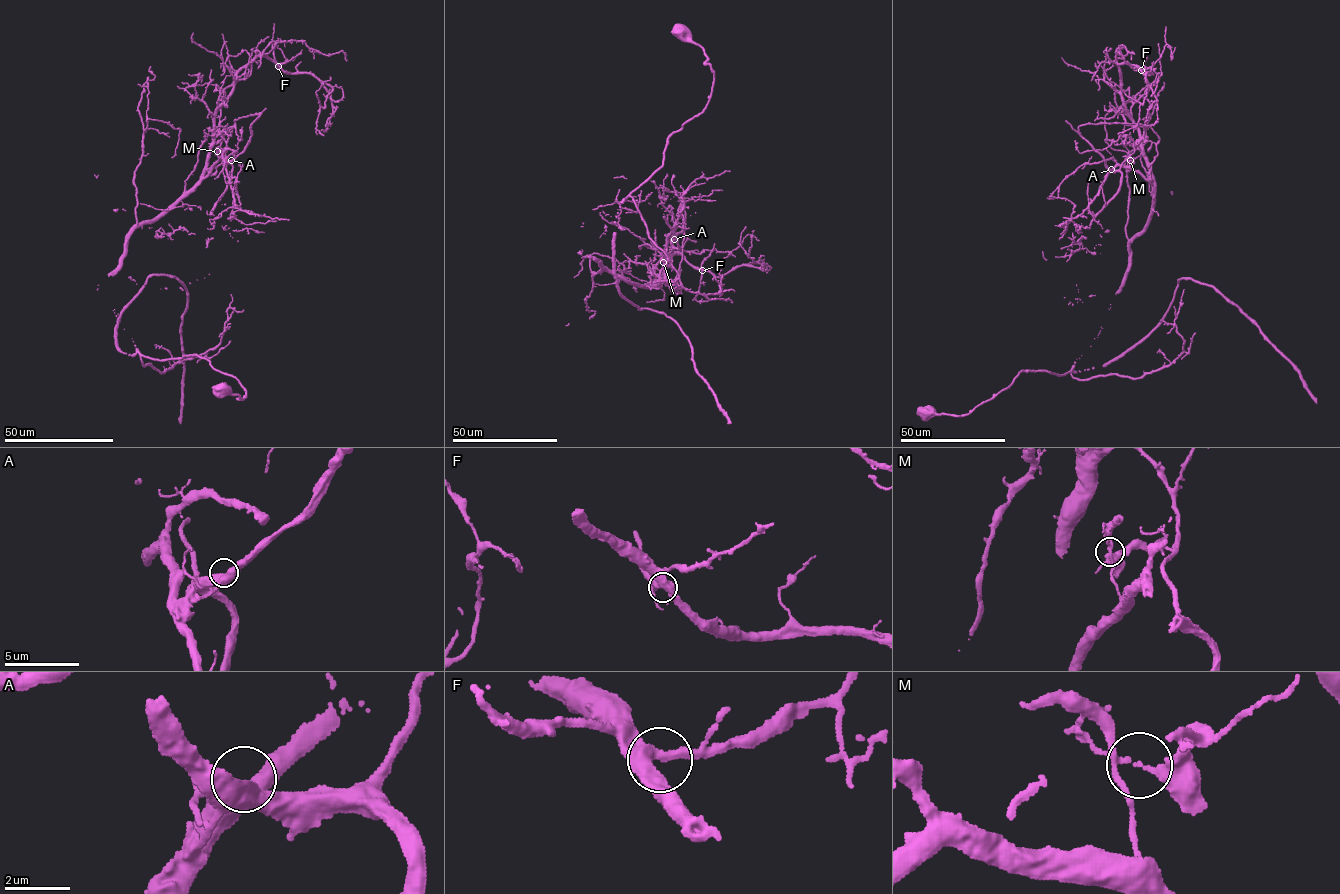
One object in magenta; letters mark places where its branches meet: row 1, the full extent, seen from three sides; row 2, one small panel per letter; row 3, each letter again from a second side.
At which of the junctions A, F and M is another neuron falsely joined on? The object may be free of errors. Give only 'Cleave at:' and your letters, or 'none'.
Cleave at: M

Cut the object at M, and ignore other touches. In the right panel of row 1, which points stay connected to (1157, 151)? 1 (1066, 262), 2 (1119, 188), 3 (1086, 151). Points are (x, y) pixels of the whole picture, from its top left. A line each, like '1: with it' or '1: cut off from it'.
1: with it
2: with it
3: cut off from it

